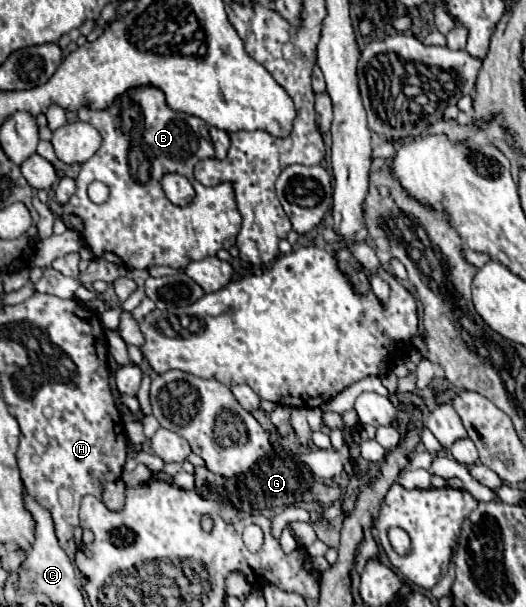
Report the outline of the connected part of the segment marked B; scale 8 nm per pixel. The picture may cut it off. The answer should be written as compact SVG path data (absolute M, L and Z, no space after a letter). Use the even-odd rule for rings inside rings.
M156 87L132 89L132 91L124 93L122 97L118 97L118 99L114 101L114 105L112 105L110 109L104 109L104 111L80 109L80 111L78 111L78 117L80 117L82 121L88 121L90 125L94 125L94 127L100 131L100 135L102 135L102 147L82 165L82 171L80 171L80 175L78 175L78 179L76 179L78 191L68 199L68 203L64 203L64 205L50 203L48 207L50 207L50 211L52 211L56 217L62 217L62 215L76 215L76 217L82 219L82 223L84 223L84 229L82 229L84 245L92 251L92 255L94 255L96 259L108 259L108 261L112 261L112 263L116 263L116 265L122 265L122 267L126 267L126 269L148 269L148 267L152 267L152 265L186 267L190 261L198 261L198 259L204 259L204 257L212 257L212 255L216 255L216 251L218 251L220 247L222 247L222 249L230 249L230 247L236 243L236 235L238 235L238 231L240 231L240 227L242 227L242 217L240 217L240 211L238 211L238 207L236 207L232 183L220 183L220 185L214 185L214 187L206 187L206 185L202 185L202 183L198 183L198 181L194 179L194 165L196 165L198 161L202 161L202 159L214 159L214 157L216 157L216 155L214 155L212 141L210 141L210 135L208 135L208 125L206 125L202 119L198 119L198 117L194 117L194 115L186 115L186 113L180 113L180 111L170 109L170 107L166 105L164 93L162 93L160 89L156 89ZM166 173L178 173L178 175L186 177L186 179L192 183L196 195L194 195L194 199L192 199L190 205L178 207L178 205L172 205L172 203L168 201L168 197L166 197L164 191L162 191L162 183L160 183ZM92 181L102 181L102 183L106 183L106 185L110 187L110 197L108 197L102 205L96 205L96 203L92 203L92 201L88 199L86 189L88 189L88 185L90 185Z

